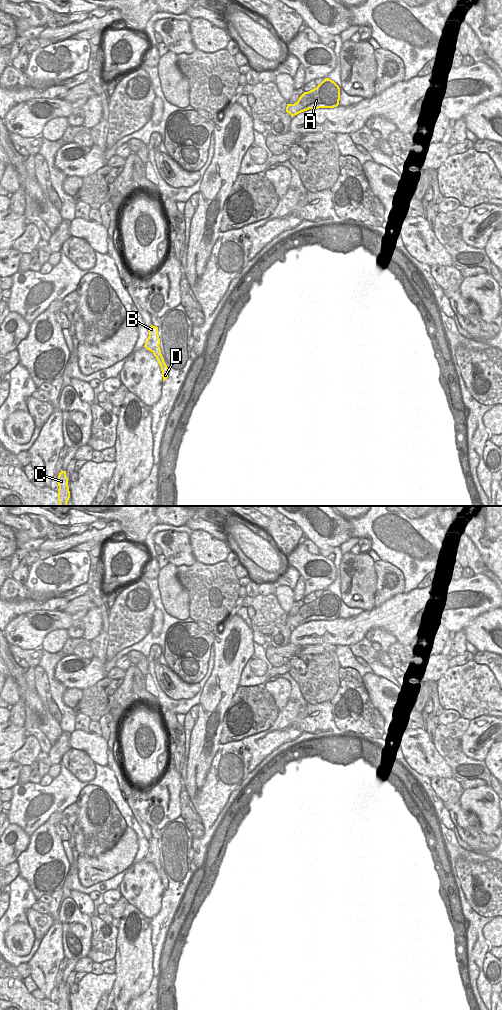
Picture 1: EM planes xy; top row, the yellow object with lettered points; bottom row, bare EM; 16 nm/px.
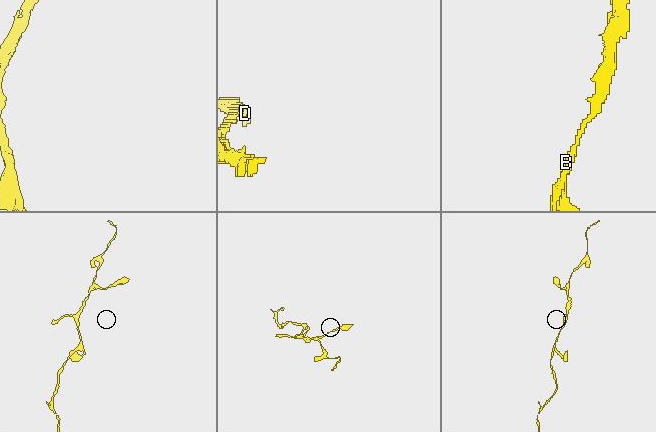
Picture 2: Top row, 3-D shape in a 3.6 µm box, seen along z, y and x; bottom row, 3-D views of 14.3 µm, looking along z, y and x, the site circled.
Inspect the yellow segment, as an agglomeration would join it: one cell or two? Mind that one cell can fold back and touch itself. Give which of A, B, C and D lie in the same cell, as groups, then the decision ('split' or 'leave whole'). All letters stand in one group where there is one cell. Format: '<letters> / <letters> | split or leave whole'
A B C D | leave whole

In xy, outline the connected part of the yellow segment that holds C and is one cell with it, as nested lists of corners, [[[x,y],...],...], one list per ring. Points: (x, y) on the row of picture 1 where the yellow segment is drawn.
[[[62,471],[58,475],[57,480],[58,489],[58,501],[59,506],[67,506],[68,500],[70,498],[70,491],[68,486],[68,478],[66,476],[66,471]]]

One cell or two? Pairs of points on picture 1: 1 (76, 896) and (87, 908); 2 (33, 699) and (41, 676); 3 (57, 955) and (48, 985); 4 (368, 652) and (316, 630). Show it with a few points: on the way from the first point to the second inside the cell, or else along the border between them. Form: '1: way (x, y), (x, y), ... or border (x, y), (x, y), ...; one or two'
1: way (79, 899), (85, 905); one
2: border (36, 690), (42, 704), (48, 710); two
3: way (50, 962), (48, 964), (48, 978); one
4: border (364, 636), (349, 646); two

